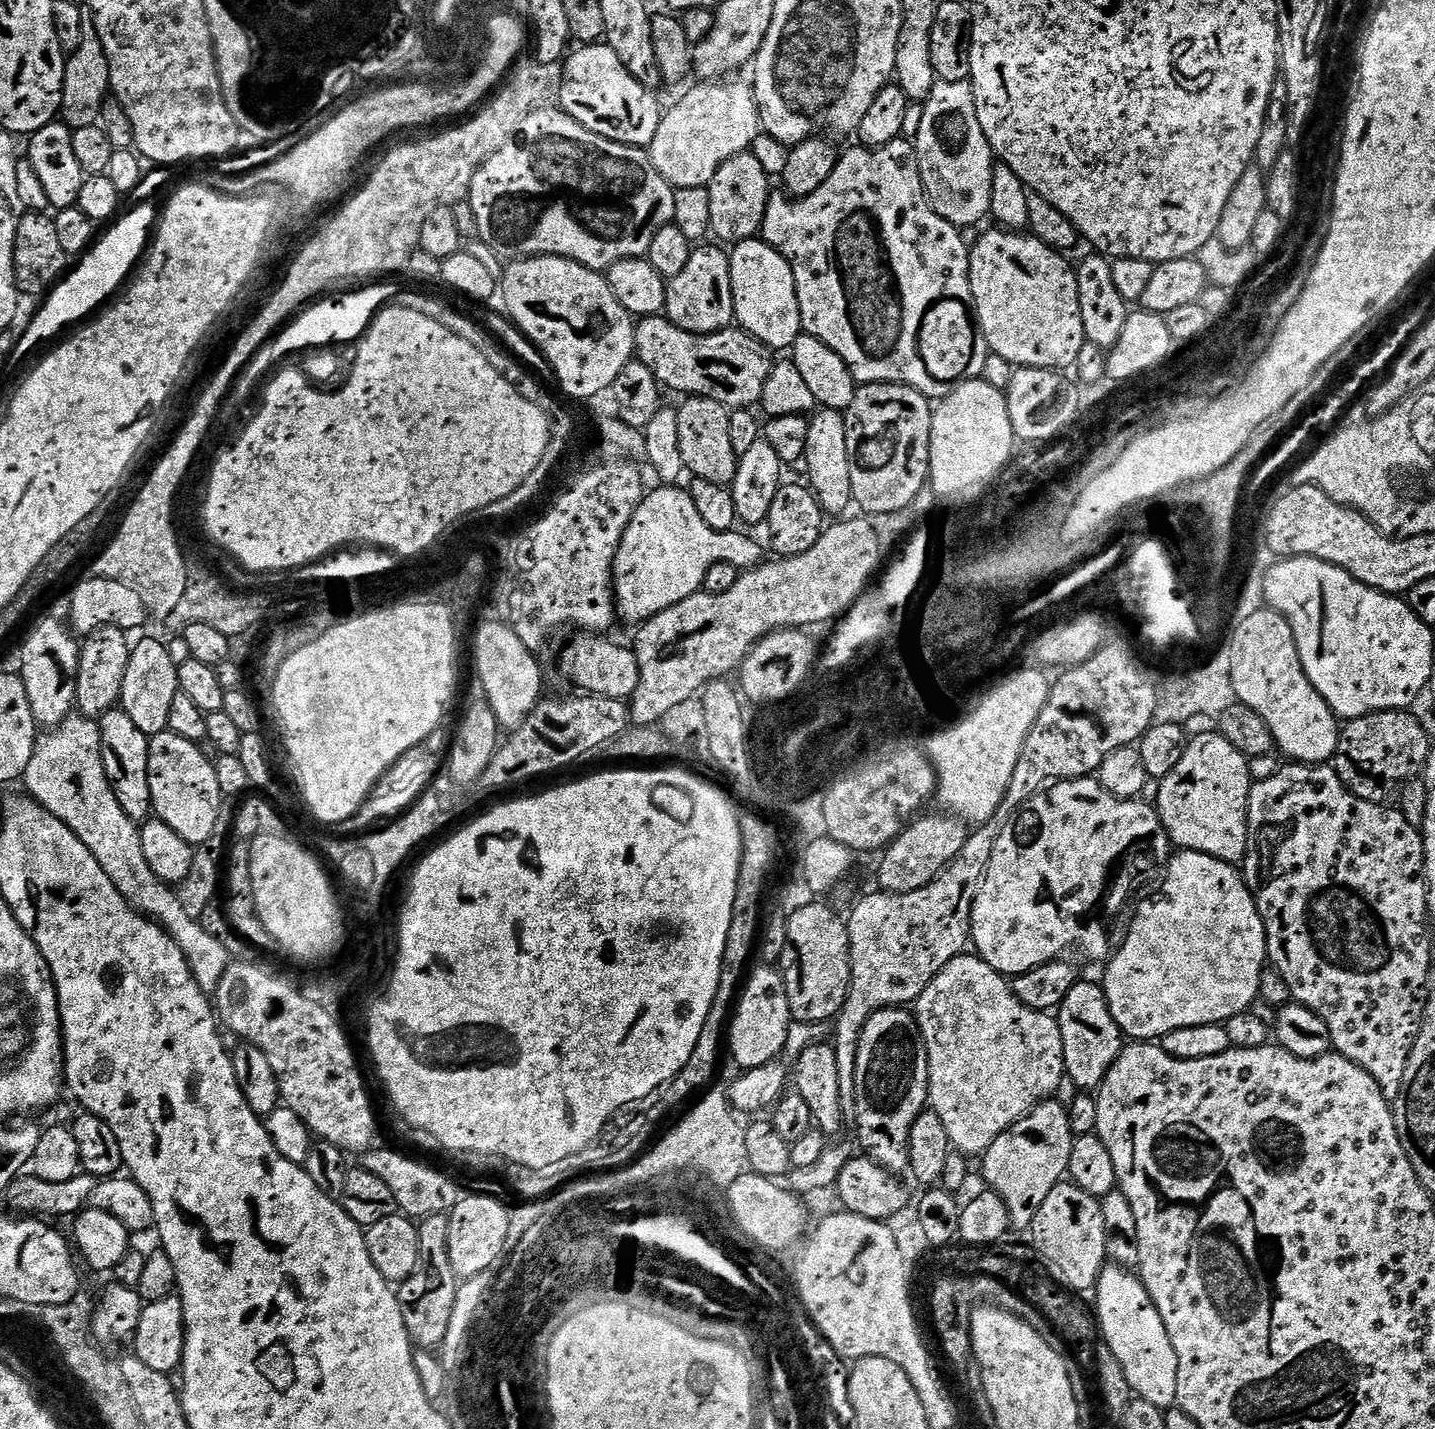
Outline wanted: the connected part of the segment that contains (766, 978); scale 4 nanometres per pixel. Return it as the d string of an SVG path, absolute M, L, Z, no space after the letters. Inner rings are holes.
M775 967L761 968L761 972L756 972L753 976L751 973L747 977L730 1020L730 1052L732 1048L733 1058L744 1070L773 1063L779 1057L776 1055L787 1046L788 1031L791 1030L792 1024L794 1025L788 997L789 981L783 980L775 972Z

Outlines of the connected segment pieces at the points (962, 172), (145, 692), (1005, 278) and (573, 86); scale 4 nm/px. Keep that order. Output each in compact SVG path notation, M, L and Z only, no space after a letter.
M937 79L923 108L914 143L932 207L961 230L979 225L980 219L991 213L998 160L982 130L982 122L978 122L978 106L971 83Z
M140 640L131 645L132 653L126 668L126 682L122 682L122 694L119 707L130 714L138 730L148 737L157 736L168 731L170 722L170 706L174 706L174 698L180 691L177 664L168 653L167 643L160 640Z
M1000 226L994 228L993 232L985 231L971 245L968 257L970 282L976 303L974 316L983 343L985 340L993 353L1013 366L1068 370L1064 368L1070 367L1072 363L1073 367L1081 359L1083 348L1086 348L1077 269L1068 265L1067 255L1042 243L1034 235L1020 230L1005 230Z
M585 43L576 49L563 65L564 86L559 107L594 134L632 148L647 149L654 142L654 134L658 134L662 115L657 93L632 77L608 43Z

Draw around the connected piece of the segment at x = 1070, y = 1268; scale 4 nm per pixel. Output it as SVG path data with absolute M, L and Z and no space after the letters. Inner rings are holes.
M1061 1182L1050 1190L1042 1210L1034 1218L1030 1229L1034 1247L1058 1273L1059 1279L1077 1294L1091 1293L1100 1281L1100 1272L1109 1259L1107 1226L1103 1206L1095 1196L1086 1194L1078 1185Z

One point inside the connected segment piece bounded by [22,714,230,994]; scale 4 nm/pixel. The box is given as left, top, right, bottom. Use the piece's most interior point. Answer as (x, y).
(67, 776)

